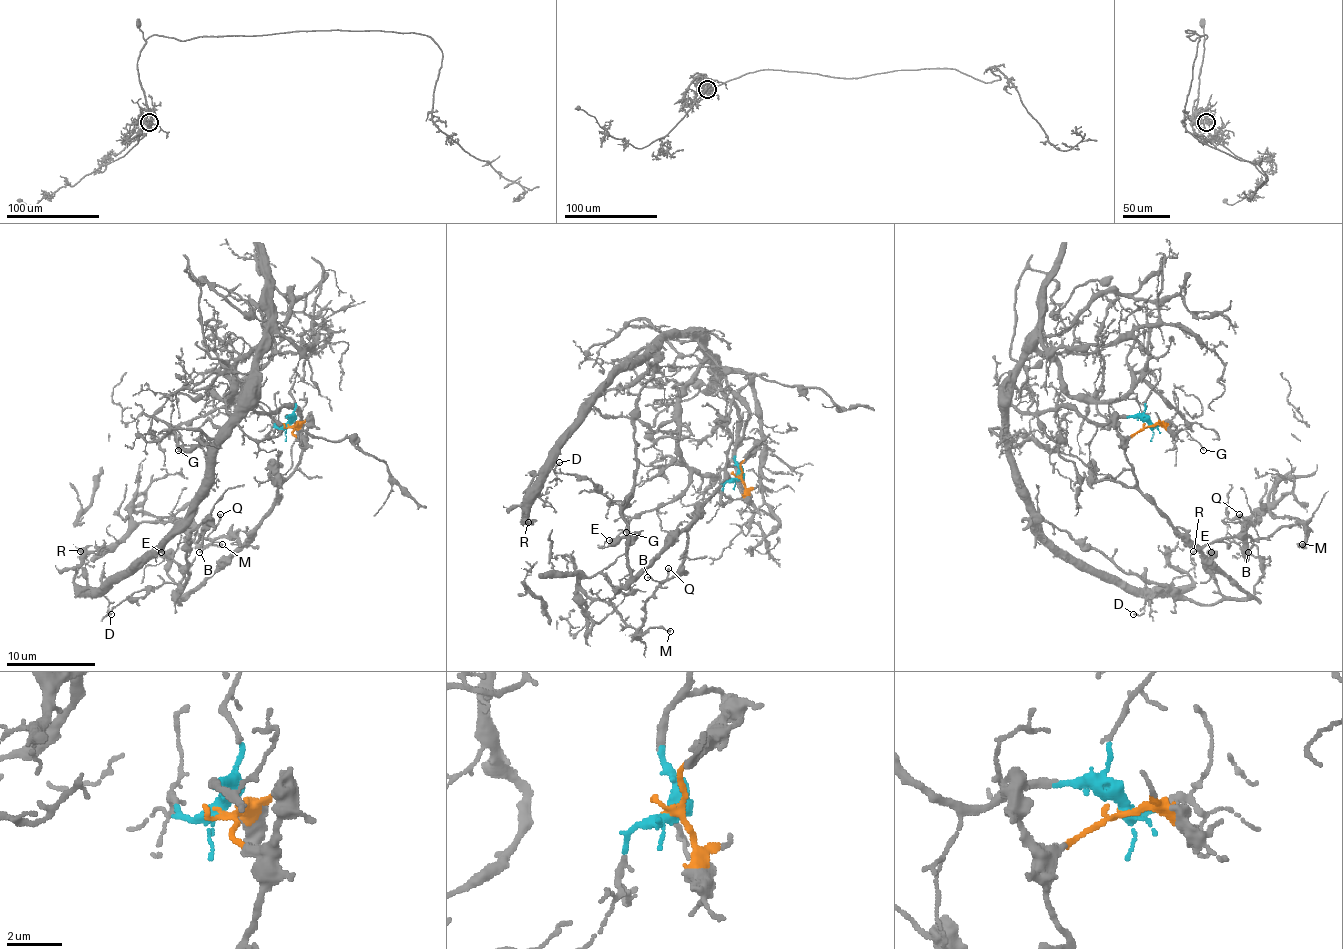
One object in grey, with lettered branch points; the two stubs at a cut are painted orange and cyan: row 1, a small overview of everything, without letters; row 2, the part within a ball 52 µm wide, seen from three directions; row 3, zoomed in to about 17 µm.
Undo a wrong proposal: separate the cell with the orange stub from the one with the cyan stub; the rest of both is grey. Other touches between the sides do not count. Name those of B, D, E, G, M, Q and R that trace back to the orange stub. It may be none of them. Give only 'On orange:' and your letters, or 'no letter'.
On orange: B, D, E, M, Q

